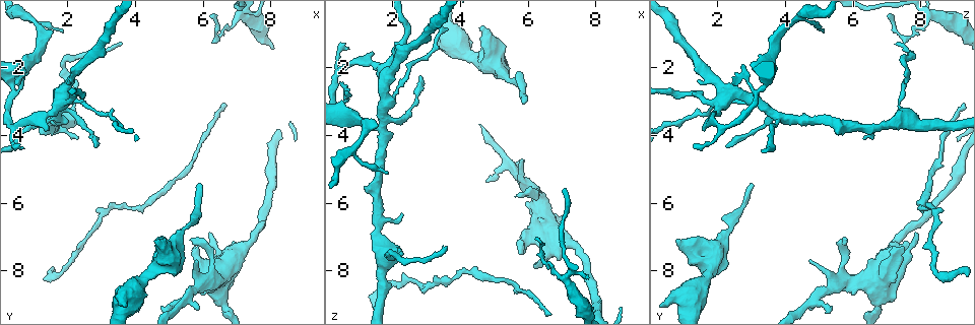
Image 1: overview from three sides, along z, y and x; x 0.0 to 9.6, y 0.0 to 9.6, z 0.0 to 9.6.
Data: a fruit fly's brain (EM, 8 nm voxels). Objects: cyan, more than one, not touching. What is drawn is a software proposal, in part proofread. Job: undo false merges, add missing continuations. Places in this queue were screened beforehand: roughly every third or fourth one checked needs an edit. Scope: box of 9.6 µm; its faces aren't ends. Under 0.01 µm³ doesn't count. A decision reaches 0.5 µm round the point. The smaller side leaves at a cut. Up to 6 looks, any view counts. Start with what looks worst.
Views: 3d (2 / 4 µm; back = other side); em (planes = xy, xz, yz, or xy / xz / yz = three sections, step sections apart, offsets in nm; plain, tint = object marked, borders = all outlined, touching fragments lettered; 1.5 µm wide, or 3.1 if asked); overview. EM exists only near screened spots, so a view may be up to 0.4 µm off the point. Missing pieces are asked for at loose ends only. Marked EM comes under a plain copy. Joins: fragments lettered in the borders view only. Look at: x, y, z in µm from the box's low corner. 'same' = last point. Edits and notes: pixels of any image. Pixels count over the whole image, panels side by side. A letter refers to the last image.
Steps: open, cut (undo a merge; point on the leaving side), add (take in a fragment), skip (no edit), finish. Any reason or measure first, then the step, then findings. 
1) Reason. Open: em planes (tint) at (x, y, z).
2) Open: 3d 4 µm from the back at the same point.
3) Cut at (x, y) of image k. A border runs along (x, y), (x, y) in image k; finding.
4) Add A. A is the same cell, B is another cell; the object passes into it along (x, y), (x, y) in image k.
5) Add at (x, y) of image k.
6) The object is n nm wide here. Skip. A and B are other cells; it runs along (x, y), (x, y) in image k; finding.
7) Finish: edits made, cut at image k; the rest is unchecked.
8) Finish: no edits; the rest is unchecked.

Open: em planes (borders) at (5.75, 5.40, 3.10).

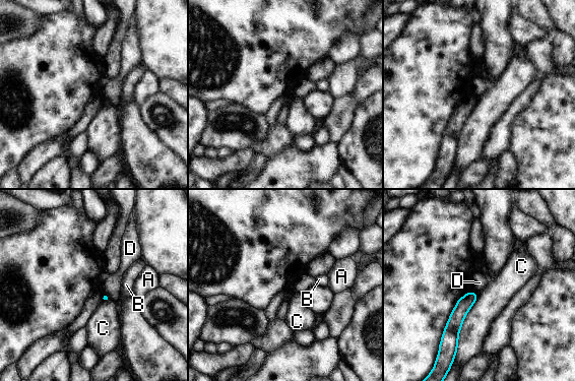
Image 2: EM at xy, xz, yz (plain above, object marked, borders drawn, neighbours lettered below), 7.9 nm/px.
Skip. A, B, C and D are other cells; no lettered fragment goes on from it.

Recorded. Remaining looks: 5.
Sudden change in width. Open: 3d 2 µm at (1.45, 3.30, 1.90).

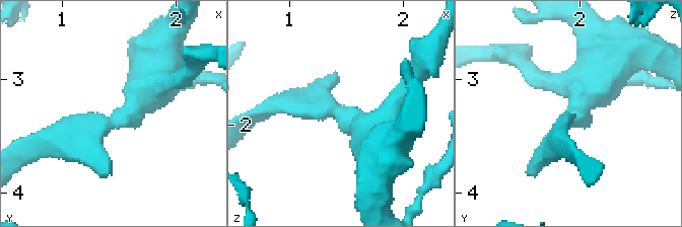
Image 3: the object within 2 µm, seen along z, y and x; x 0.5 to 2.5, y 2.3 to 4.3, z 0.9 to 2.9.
Now the EM. Open: em planes (borders) at (1.40, 3.34, 1.90).

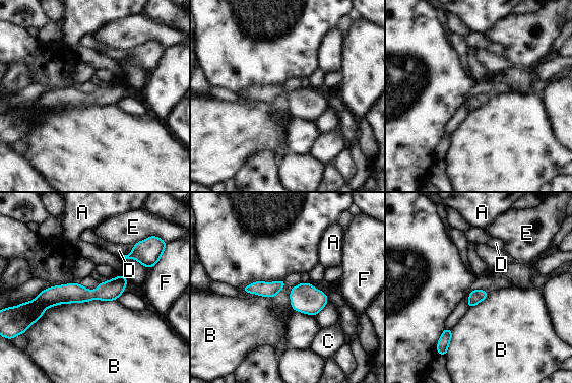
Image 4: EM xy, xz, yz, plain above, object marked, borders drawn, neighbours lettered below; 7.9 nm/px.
Skip. A, B, C, D, E and F are other cells; it runs along (124, 280), (34, 305) in image 4; one cell here.

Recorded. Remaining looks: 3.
An open end. Open: em xz step 8 (borders) at (3.60, 1.30, 7.30).

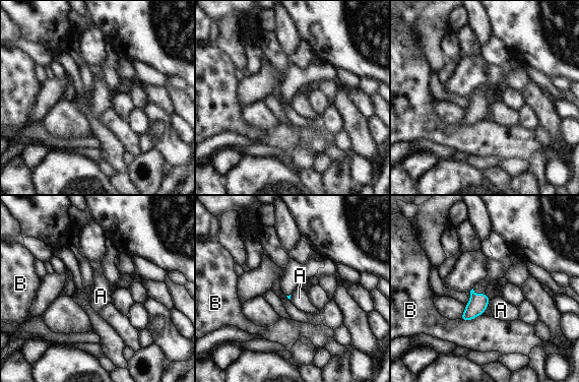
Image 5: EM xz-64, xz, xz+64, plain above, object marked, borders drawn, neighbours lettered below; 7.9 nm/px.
Open: em planes (borders) at the same point.

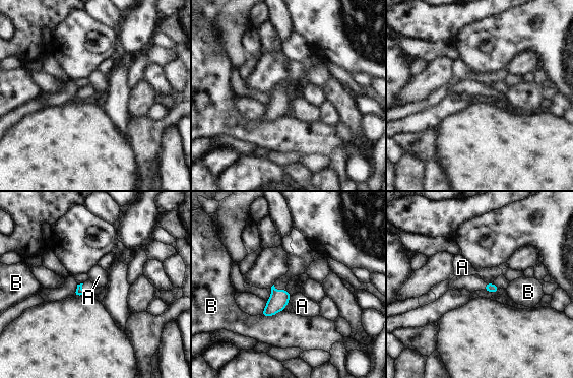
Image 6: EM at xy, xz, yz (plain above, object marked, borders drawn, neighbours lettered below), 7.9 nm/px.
The object is 70 nm wide here. Skip. A and B are other cells; a border runs along (486, 281), (493, 284) in image 6; none of them fits.

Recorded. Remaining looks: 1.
Finish: no edits; the rest is unchecked.

